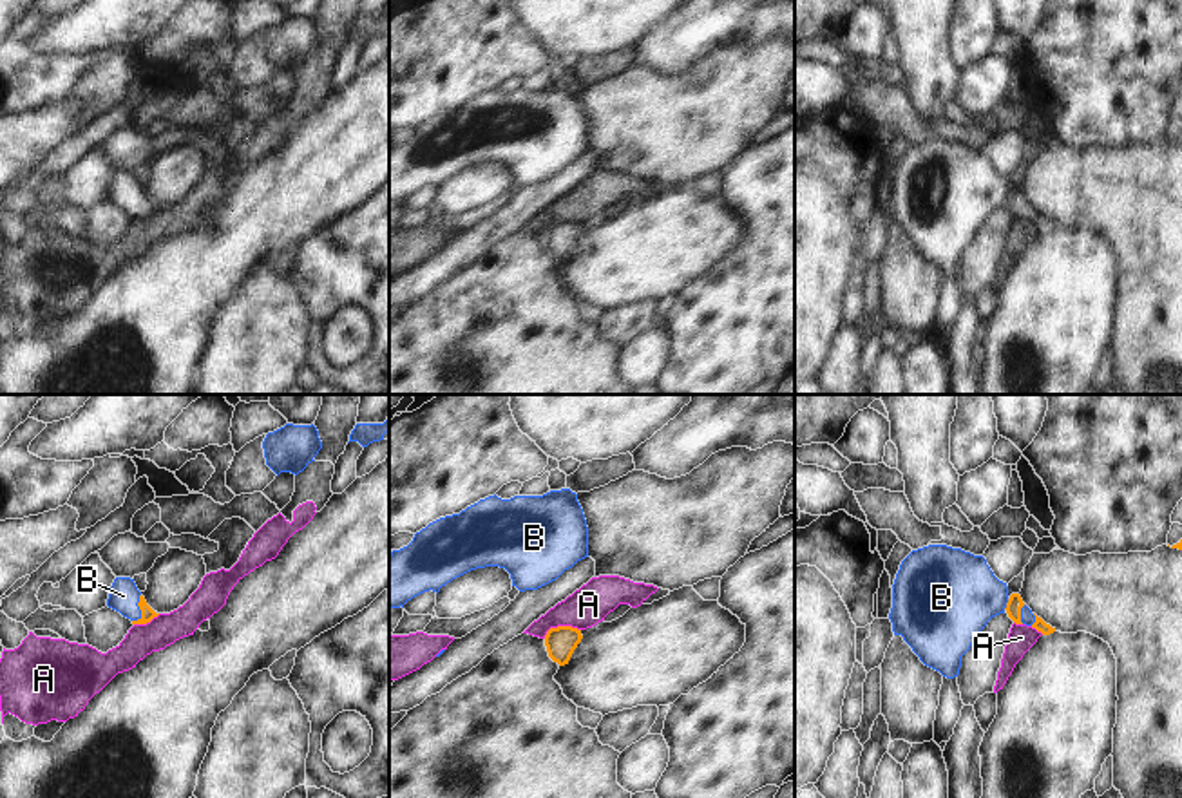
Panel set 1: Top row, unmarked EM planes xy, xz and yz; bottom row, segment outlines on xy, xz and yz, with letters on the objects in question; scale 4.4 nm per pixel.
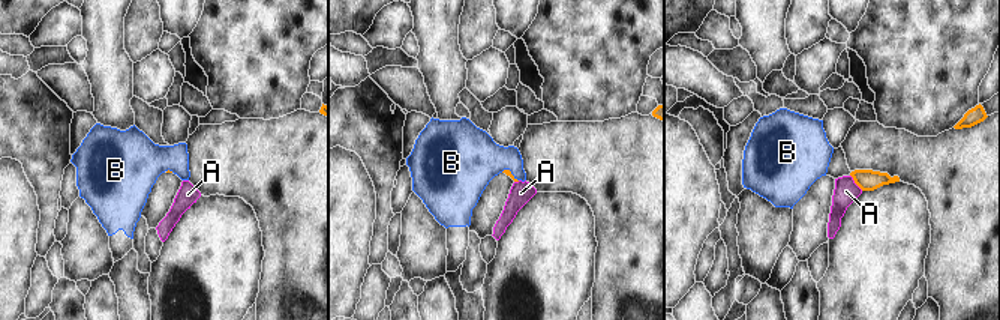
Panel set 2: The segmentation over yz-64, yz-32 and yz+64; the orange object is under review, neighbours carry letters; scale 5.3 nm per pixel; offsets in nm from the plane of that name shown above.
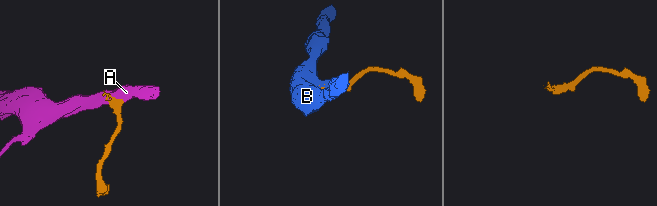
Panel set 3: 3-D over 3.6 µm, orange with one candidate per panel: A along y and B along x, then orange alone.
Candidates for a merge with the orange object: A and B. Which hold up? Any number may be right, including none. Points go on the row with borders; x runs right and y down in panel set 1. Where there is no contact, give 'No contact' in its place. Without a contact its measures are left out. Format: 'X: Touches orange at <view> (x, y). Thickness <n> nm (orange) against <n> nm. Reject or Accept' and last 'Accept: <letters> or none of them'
A: Touches orange at xz (560, 626). Thickness 140 nm (orange) against 170 nm. Reject
B: Touches orange at xy (140, 608). Thickness 60 nm (orange) against 140 nm. Accept
Accept: B.

